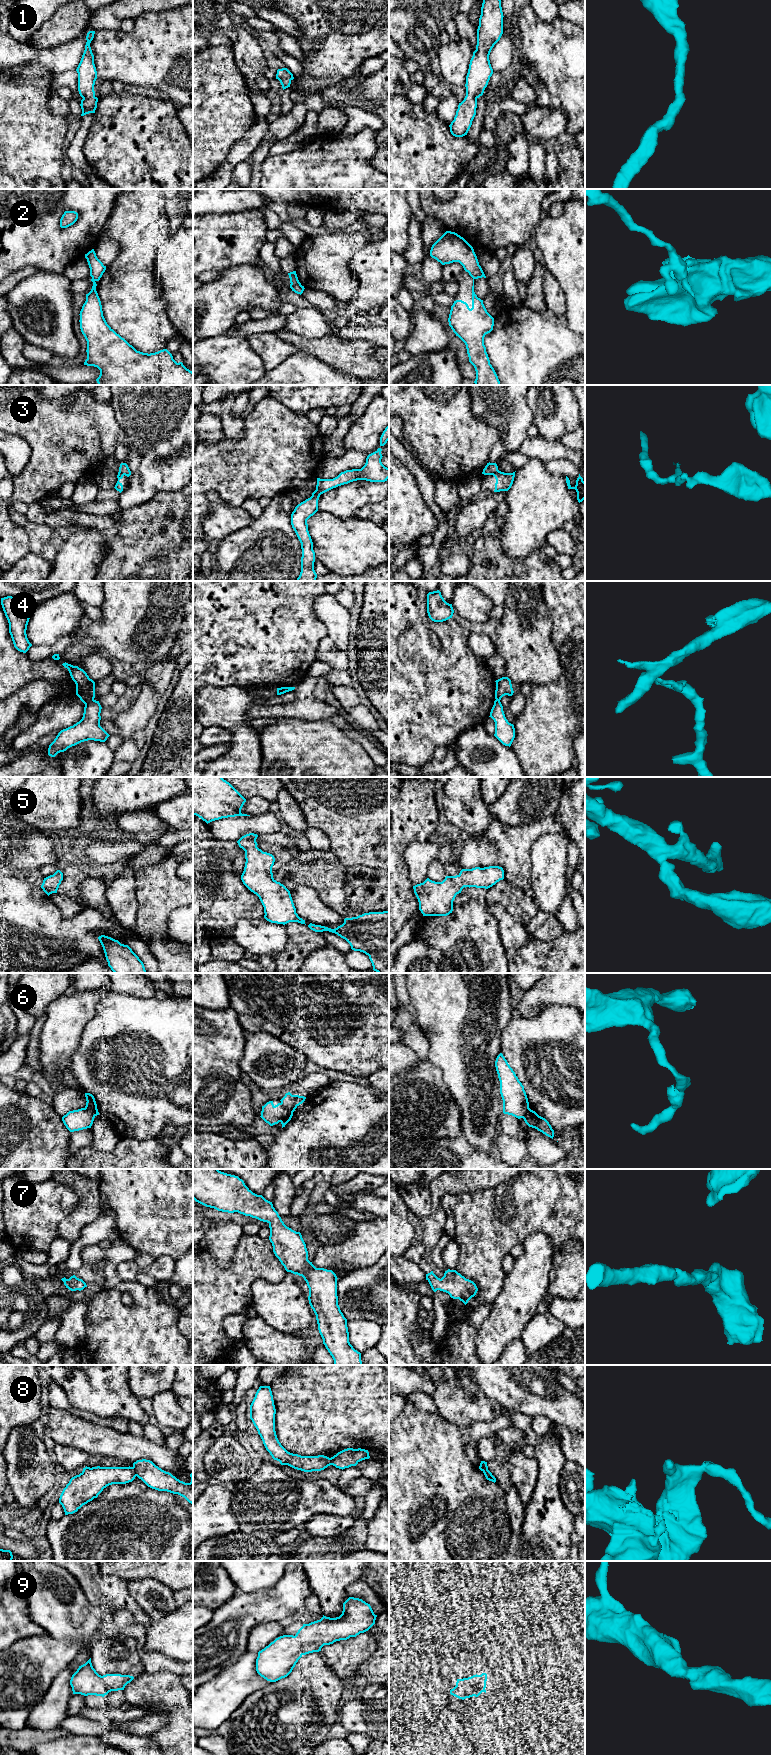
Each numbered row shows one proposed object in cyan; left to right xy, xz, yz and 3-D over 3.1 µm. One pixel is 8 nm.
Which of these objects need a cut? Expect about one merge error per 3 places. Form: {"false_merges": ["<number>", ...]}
{"false_merges": ["2", "3", "4", "6", "8"]}

